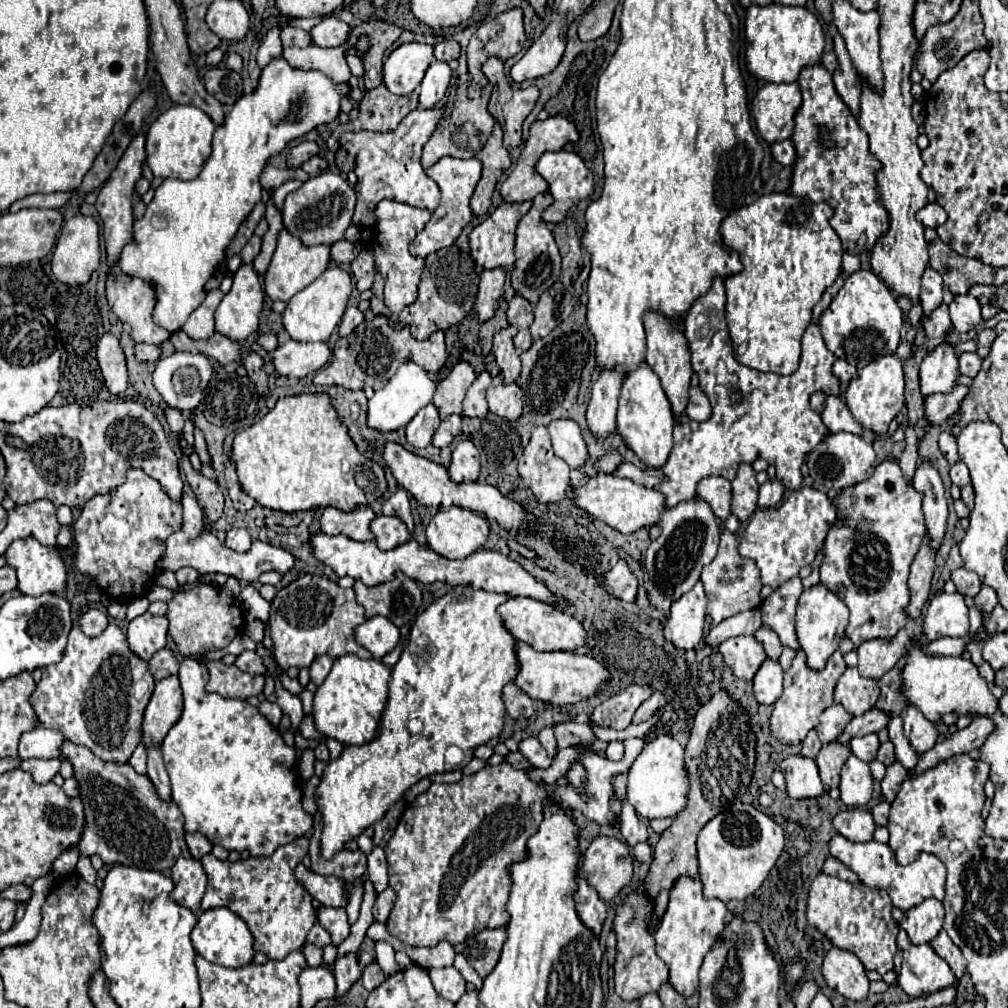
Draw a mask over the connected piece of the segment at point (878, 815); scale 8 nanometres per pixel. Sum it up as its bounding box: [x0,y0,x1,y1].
[871,801,889,827]

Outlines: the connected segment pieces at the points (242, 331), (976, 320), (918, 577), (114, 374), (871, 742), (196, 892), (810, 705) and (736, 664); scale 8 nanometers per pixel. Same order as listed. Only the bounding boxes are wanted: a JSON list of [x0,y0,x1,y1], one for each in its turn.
[[215,263,263,341],[949,295,983,333],[905,537,935,619],[97,333,127,395],[851,733,879,763],[171,857,207,915],[769,651,847,745],[719,635,767,681]]

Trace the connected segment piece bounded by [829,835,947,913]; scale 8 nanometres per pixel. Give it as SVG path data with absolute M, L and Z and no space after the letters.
M833 835L833 839L829 841L829 855L839 859L853 873L857 873L861 883L867 885L869 889L885 889L893 901L893 907L901 909L903 913L917 907L919 903L923 903L929 897L935 897L939 901L943 901L943 897L945 897L947 871L945 871L945 865L941 863L941 859L935 855L921 853L917 861L913 861L909 865L899 865L895 861L895 853L891 853L891 849L887 845L877 843L877 841L853 843L853 841L845 839L843 835Z

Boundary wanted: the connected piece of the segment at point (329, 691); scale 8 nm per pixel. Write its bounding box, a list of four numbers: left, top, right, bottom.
[311,653,391,745]

